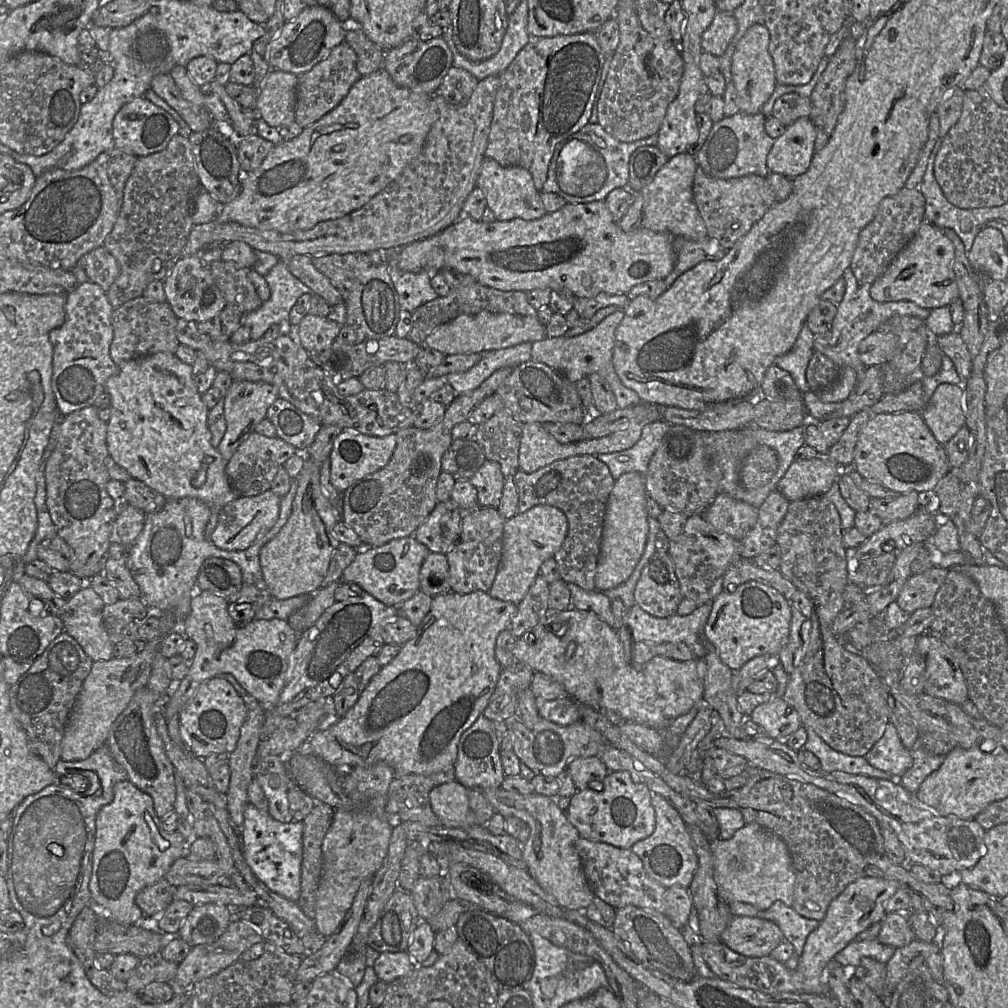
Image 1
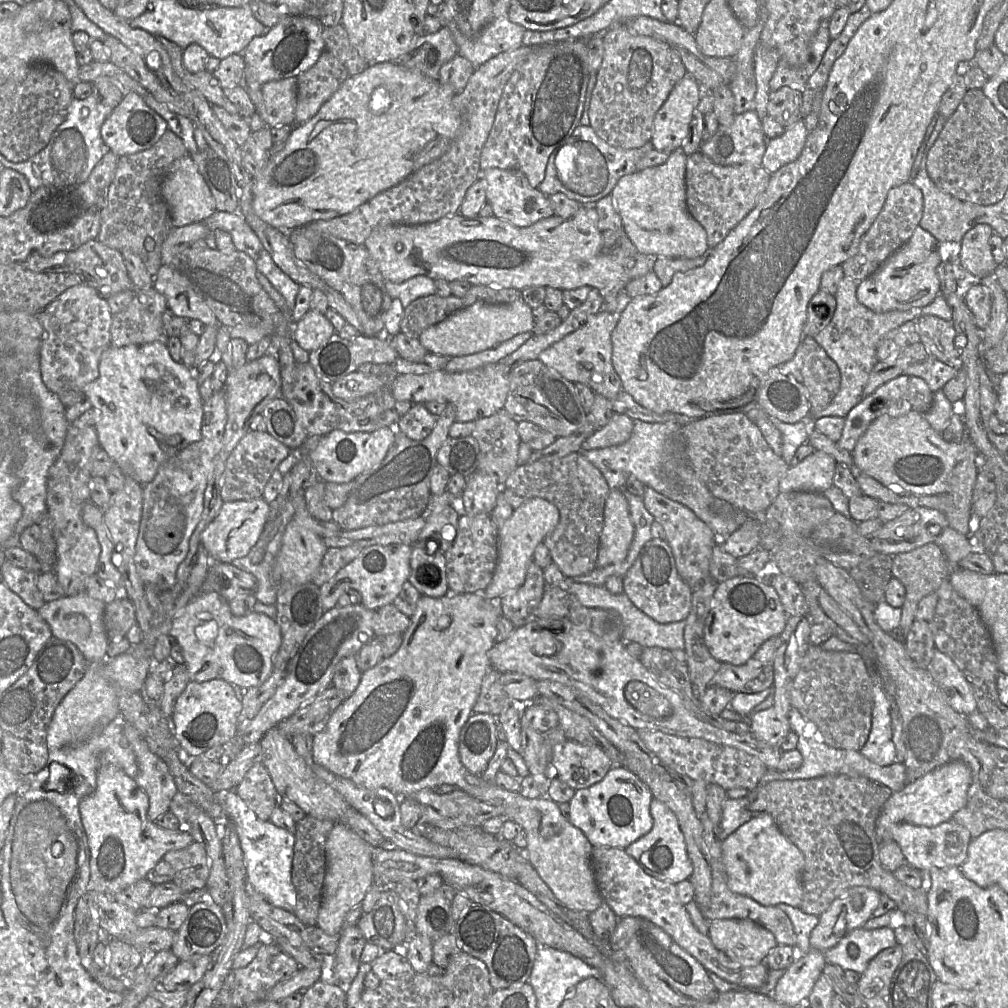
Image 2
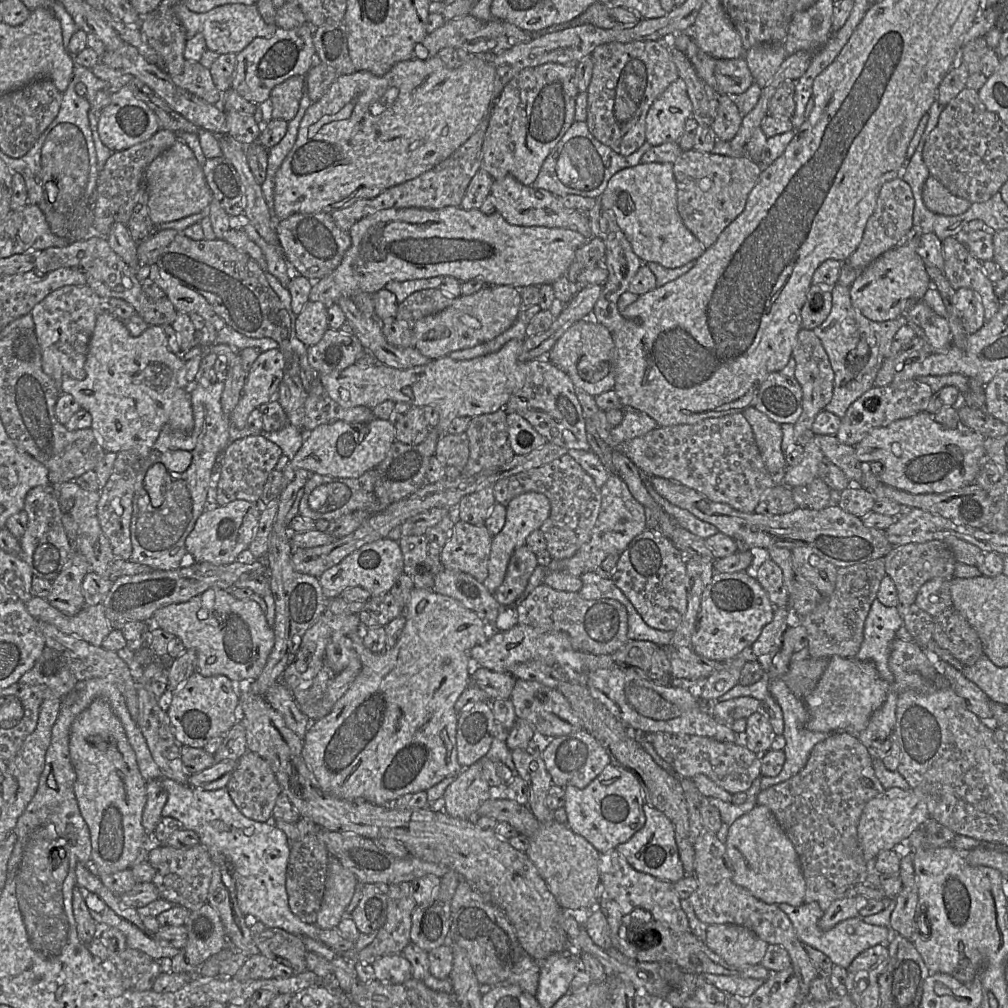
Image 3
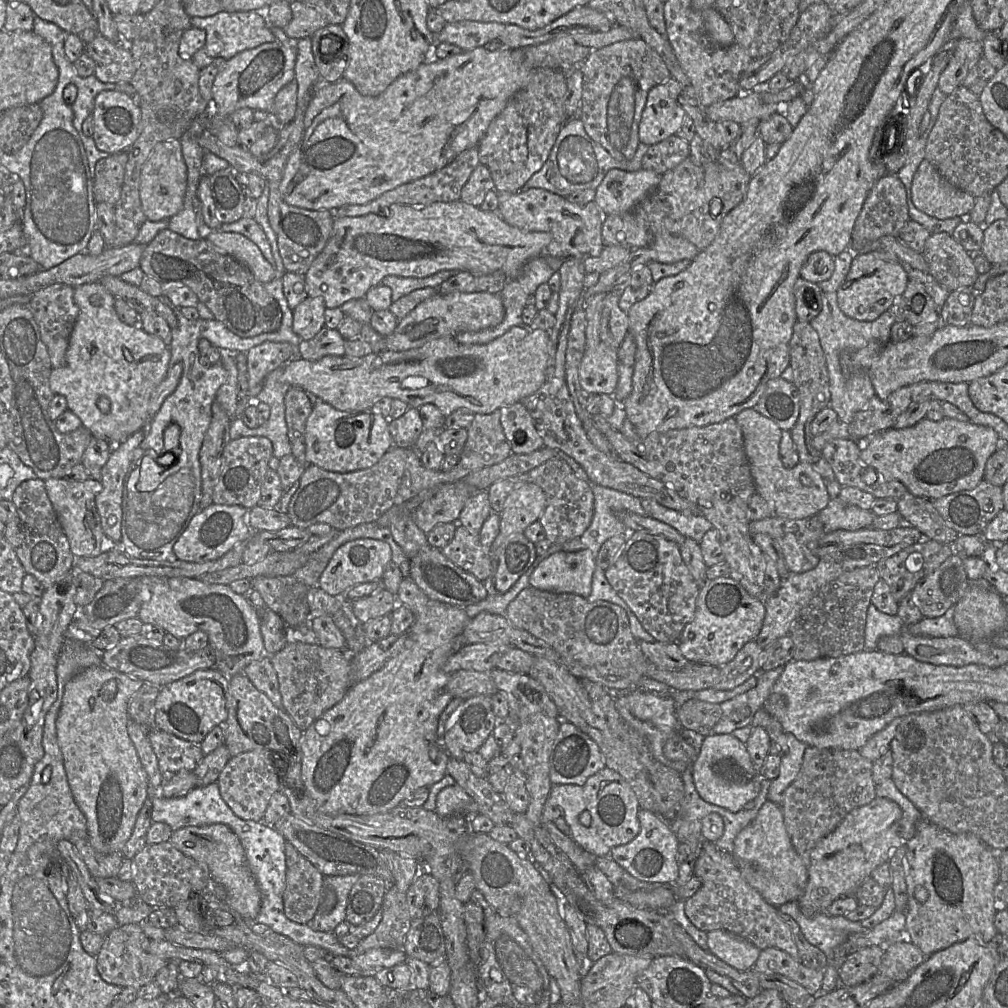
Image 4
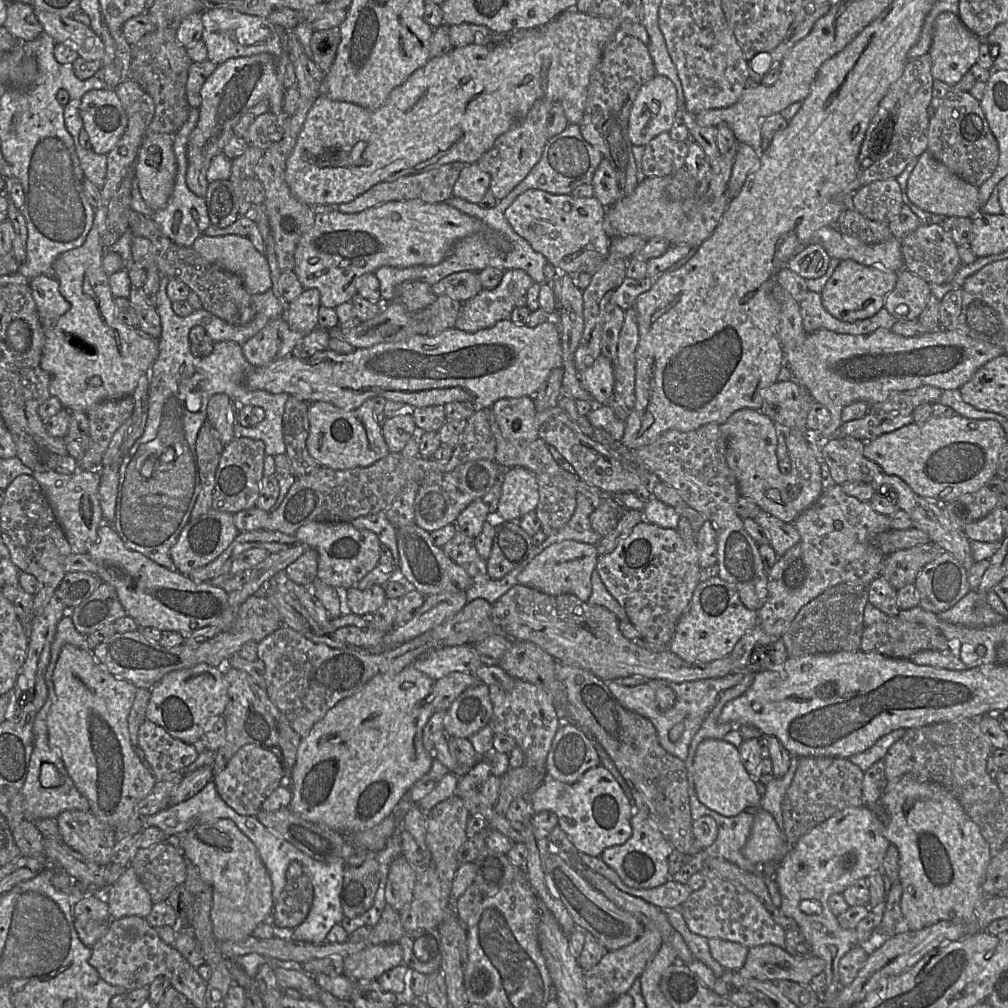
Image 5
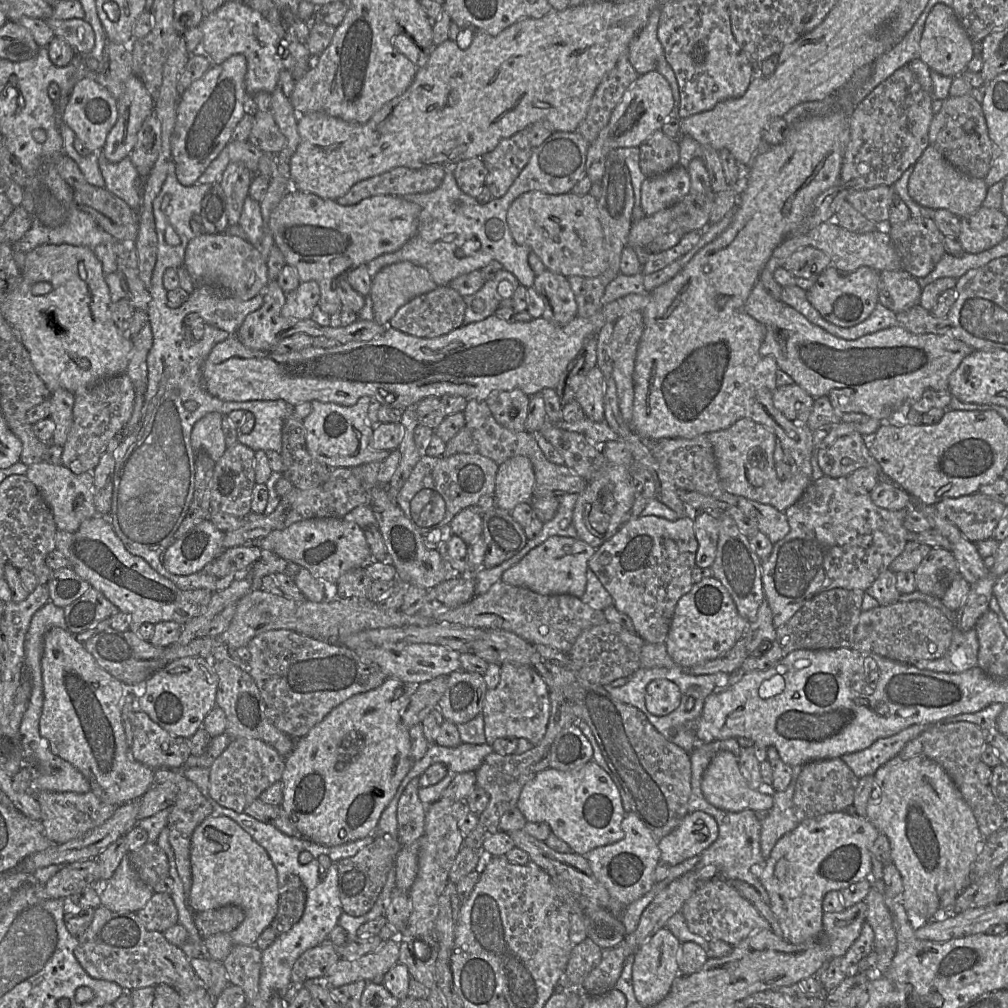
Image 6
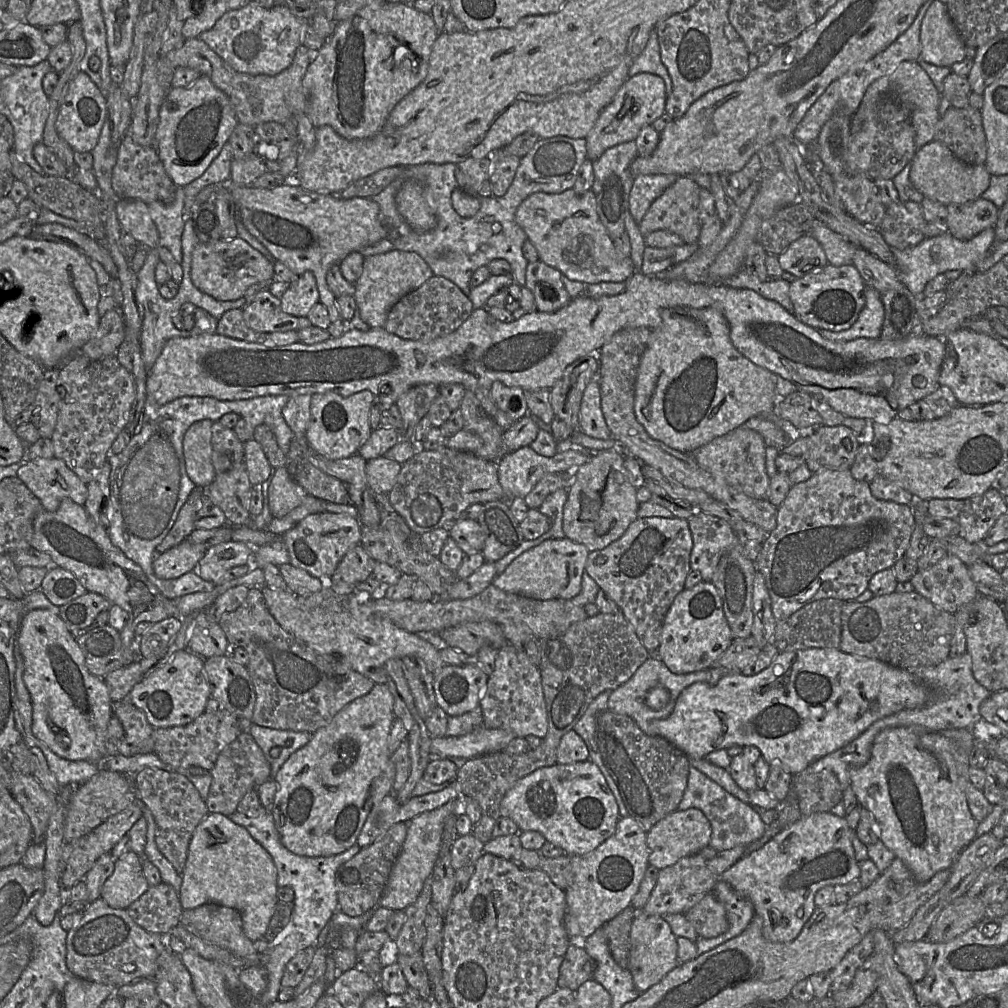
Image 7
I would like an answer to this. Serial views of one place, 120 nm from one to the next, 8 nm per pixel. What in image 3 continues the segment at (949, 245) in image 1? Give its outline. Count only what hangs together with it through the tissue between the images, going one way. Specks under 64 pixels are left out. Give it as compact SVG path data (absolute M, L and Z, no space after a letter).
M915 230L898 246L886 251L859 271L849 286L852 305L872 321L886 321L903 315L910 302L923 300L932 286L925 263L917 252L919 233Z

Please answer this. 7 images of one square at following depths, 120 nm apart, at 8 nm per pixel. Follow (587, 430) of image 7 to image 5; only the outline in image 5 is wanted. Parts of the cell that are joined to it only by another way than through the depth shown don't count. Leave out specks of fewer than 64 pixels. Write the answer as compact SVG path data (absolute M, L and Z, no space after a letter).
M600 354L590 367L579 373L579 381L596 405L609 404L615 385L614 364Z

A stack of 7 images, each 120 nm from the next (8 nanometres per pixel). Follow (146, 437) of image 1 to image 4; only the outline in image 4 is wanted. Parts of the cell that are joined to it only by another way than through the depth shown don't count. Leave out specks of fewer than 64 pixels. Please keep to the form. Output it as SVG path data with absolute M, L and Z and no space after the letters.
M99 281L74 287L79 315L69 338L65 364L53 368L50 375L50 388L54 395L66 398L67 410L78 416L94 437L113 446L146 428L150 396L165 378L171 359L163 340L119 319L114 300Z

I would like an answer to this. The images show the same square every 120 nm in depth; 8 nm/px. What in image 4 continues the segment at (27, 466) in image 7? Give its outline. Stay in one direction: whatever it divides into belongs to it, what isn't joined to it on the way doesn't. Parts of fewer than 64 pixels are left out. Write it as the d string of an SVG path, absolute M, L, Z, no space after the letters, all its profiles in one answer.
M49 478L44 480L44 483L73 555L75 557L95 557L107 551L108 538L102 530L101 518L95 503L96 495L102 490L101 481L92 478L85 481Z

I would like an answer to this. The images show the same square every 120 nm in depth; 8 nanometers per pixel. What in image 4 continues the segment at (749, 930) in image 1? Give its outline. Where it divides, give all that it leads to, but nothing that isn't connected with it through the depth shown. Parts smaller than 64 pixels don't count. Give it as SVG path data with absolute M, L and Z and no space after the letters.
M725 930L707 932L709 951L738 971L751 970L761 949Z

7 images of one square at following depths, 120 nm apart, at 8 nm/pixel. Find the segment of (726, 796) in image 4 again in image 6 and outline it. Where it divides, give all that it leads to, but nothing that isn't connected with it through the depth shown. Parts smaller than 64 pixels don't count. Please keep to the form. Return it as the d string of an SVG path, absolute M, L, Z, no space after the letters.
M721 750L713 756L703 774L701 788L705 799L710 804L729 812L740 812L743 810L769 811L774 804L773 795L750 787L747 779L740 771L738 757L730 751Z

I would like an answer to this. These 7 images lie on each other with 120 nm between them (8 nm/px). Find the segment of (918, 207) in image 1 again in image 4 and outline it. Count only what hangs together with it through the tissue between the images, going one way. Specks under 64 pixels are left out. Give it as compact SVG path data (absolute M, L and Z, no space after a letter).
M886 174L881 177L871 188L869 191L862 209L856 219L853 231L852 231L852 239L850 244L850 250L854 254L865 254L858 253L858 251L866 246L868 243L875 241L883 236L898 236L900 230L904 227L904 225L910 219L909 210L908 210L908 202L906 195L906 188L902 181L895 174Z

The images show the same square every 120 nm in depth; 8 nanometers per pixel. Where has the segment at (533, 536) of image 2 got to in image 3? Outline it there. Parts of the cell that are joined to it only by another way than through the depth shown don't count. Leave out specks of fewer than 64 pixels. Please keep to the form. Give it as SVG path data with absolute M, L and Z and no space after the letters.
M527 492L513 498L507 506L506 520L502 530L493 537L488 562L488 577L484 581L486 588L493 594L503 583L509 560L516 548L526 545L527 537L549 518L551 505L548 498L537 492Z

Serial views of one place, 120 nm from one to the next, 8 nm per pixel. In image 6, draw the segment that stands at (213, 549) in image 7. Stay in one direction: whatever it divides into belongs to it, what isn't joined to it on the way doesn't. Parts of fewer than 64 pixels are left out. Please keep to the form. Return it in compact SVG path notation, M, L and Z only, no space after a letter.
M256 545L226 548L212 561L212 575L221 578L251 567L261 555L262 550Z

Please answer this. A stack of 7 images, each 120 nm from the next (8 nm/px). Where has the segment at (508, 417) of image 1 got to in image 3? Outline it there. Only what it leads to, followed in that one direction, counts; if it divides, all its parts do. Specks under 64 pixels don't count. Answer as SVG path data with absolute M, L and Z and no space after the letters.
M502 408L494 413L473 417L465 431L469 439L470 455L462 475L474 475L487 469L493 469L509 463L515 453L508 435L507 411Z

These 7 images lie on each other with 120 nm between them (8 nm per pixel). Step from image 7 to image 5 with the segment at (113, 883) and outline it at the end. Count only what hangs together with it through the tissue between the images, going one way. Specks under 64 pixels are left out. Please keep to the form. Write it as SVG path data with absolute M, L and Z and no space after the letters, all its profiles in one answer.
M131 865L126 867L124 873L113 885L107 887L104 896L112 919L127 916L146 918L153 906L148 891Z

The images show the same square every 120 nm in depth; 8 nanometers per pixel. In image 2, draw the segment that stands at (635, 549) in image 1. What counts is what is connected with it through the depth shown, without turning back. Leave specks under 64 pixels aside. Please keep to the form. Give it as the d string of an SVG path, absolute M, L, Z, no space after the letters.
M622 489L610 490L605 503L597 567L623 562L634 538L629 505Z

